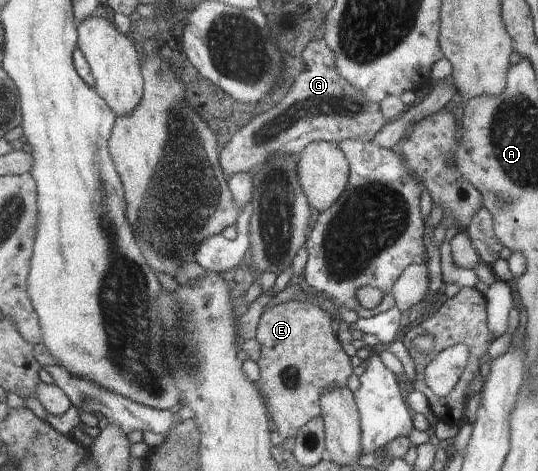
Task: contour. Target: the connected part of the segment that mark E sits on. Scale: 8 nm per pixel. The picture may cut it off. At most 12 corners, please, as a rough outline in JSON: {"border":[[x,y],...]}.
{"border":[[292,300],[261,314],[261,391],[283,440],[354,368],[329,315]]}

